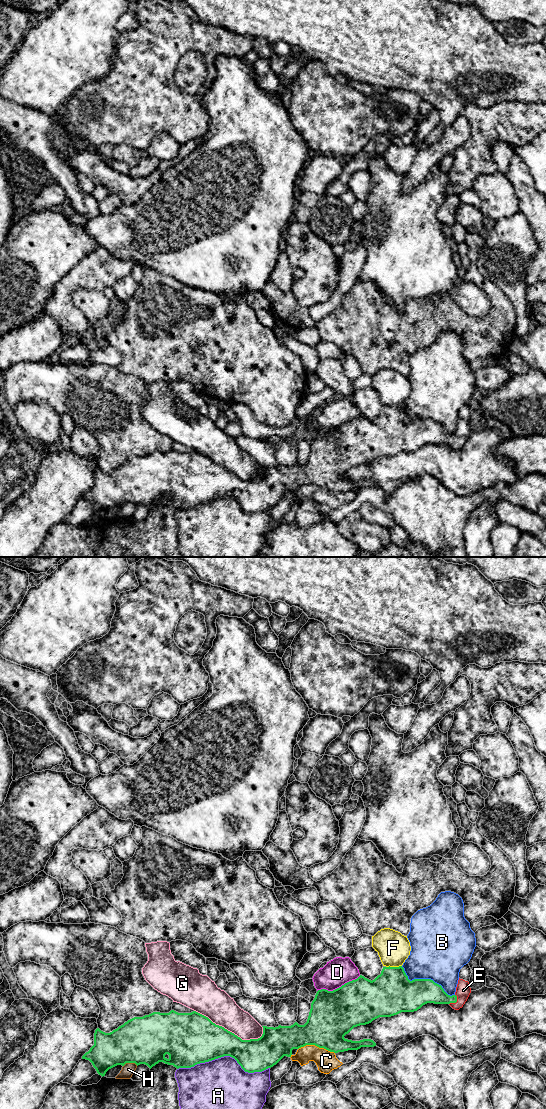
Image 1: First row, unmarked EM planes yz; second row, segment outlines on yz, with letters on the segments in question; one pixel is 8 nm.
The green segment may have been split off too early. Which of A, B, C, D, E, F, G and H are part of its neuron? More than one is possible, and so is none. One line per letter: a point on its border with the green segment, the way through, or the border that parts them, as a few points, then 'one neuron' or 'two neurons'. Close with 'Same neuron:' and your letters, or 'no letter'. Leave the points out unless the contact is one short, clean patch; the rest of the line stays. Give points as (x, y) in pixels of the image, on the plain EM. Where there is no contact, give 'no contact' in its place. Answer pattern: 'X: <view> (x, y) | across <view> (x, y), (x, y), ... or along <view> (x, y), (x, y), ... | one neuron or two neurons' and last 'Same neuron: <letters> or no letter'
A: yz (223, 496) | two neurons
B: yz (426, 419) | two neurons
C: yz (316, 485) | two neurons
D: yz (339, 427) | two neurons
E: yz (456, 441) | across yz (427, 431), (456, 441), (461, 436), (463, 430) | one neuron
F: yz (393, 407) | two neurons
G: yz (229, 471) | two neurons
H: yz (130, 502) | two neurons
Same neuron: E

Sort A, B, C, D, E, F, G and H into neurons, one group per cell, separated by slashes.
A / B / C / D / E / F / G / H

